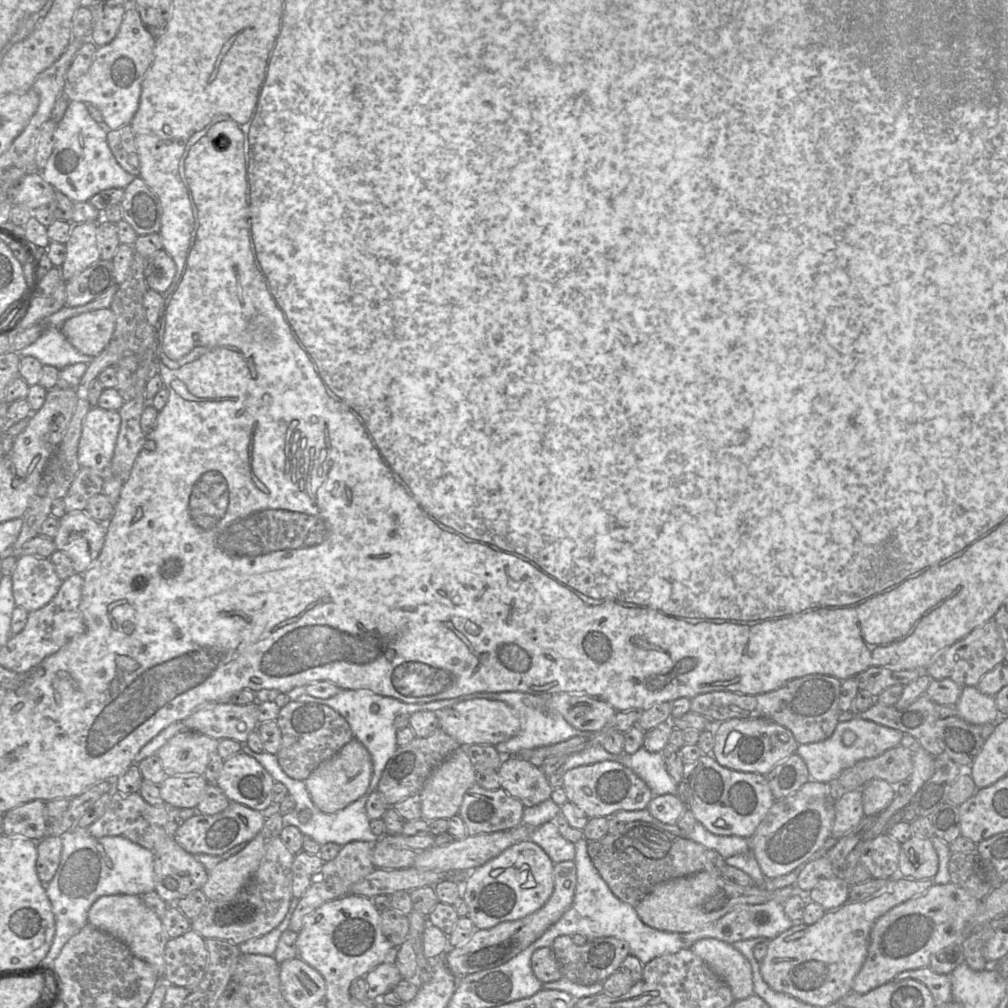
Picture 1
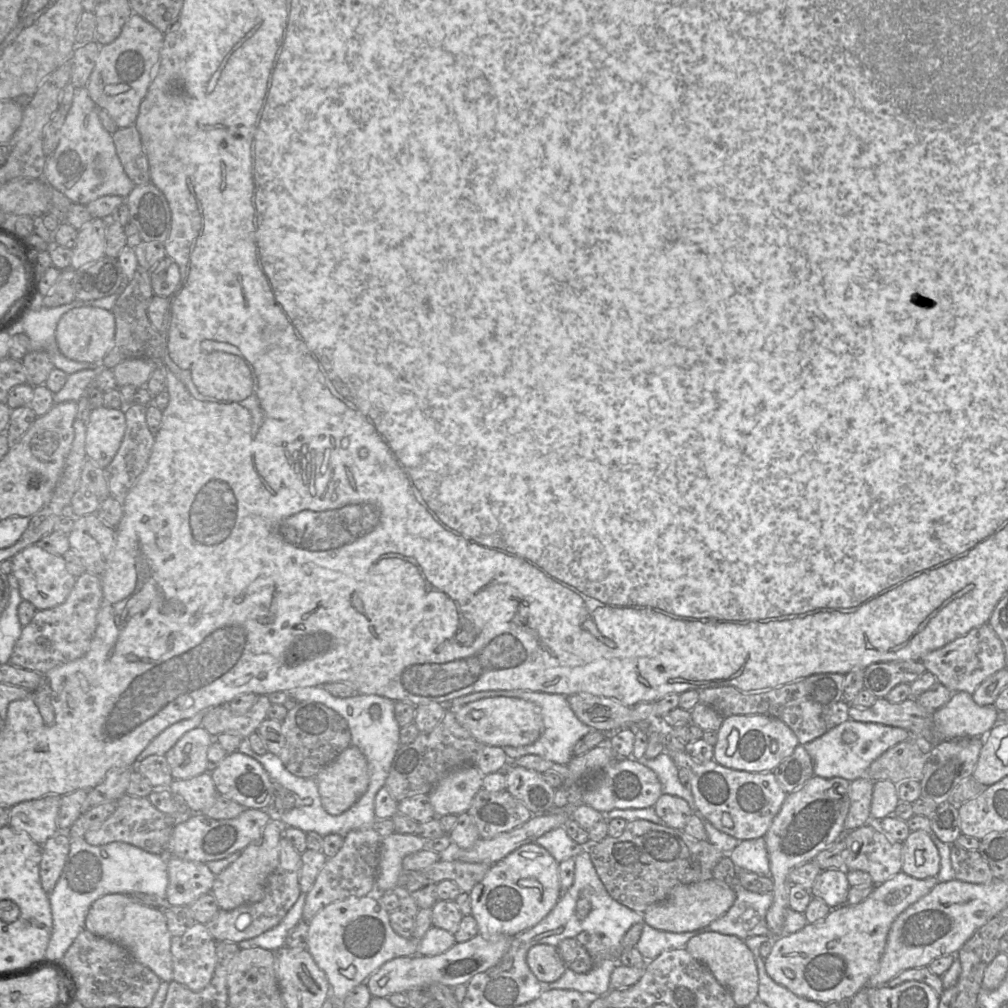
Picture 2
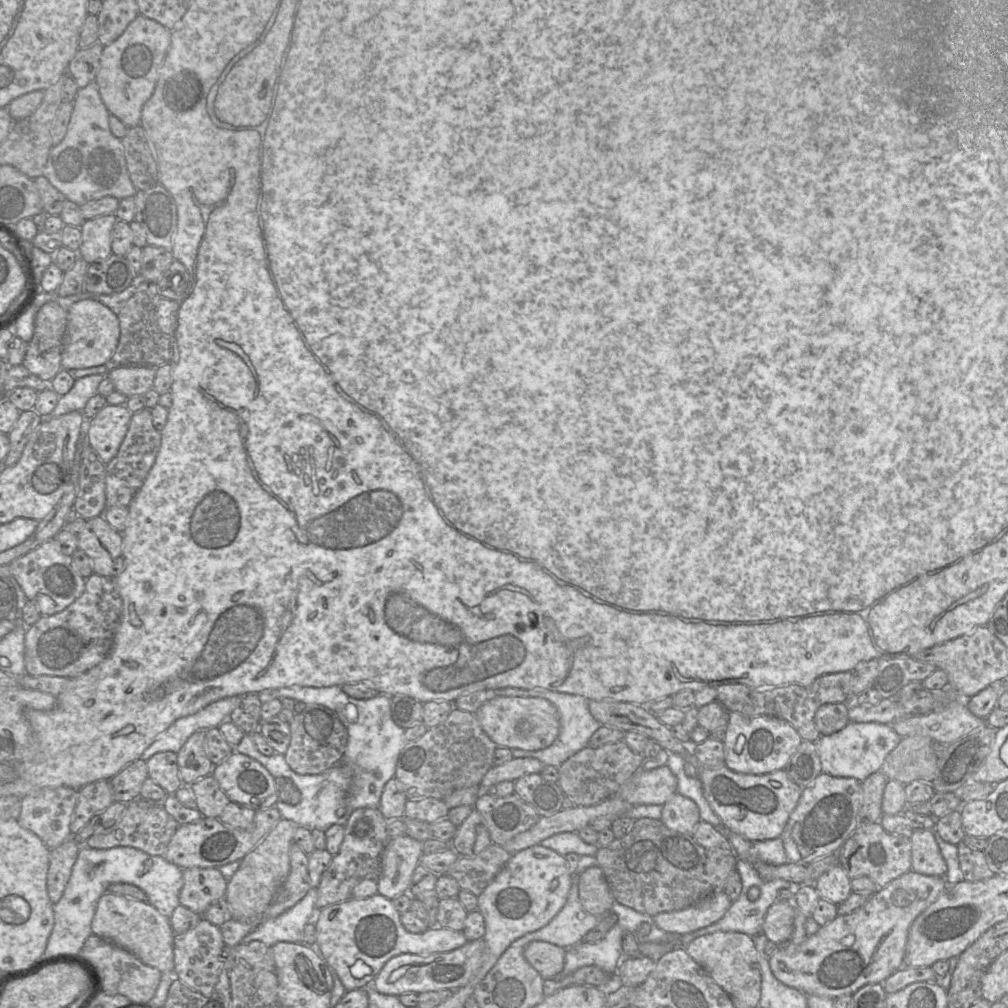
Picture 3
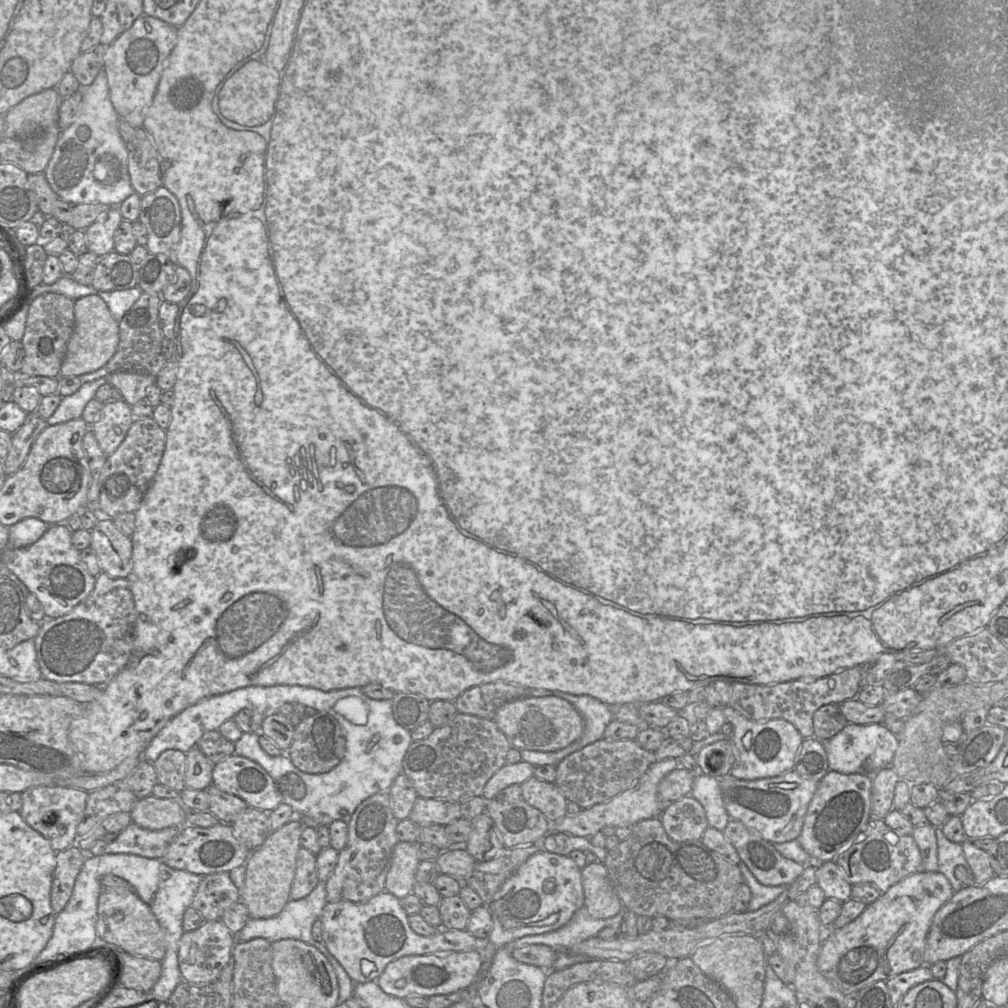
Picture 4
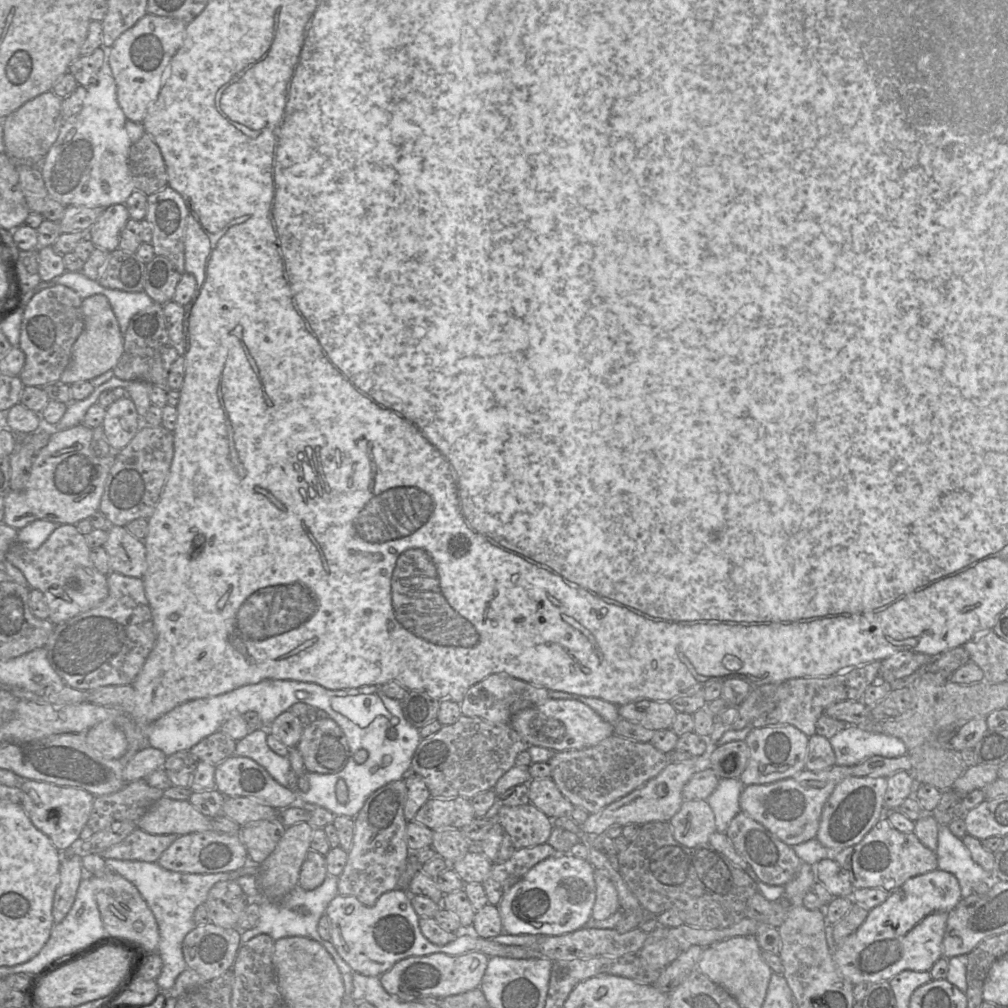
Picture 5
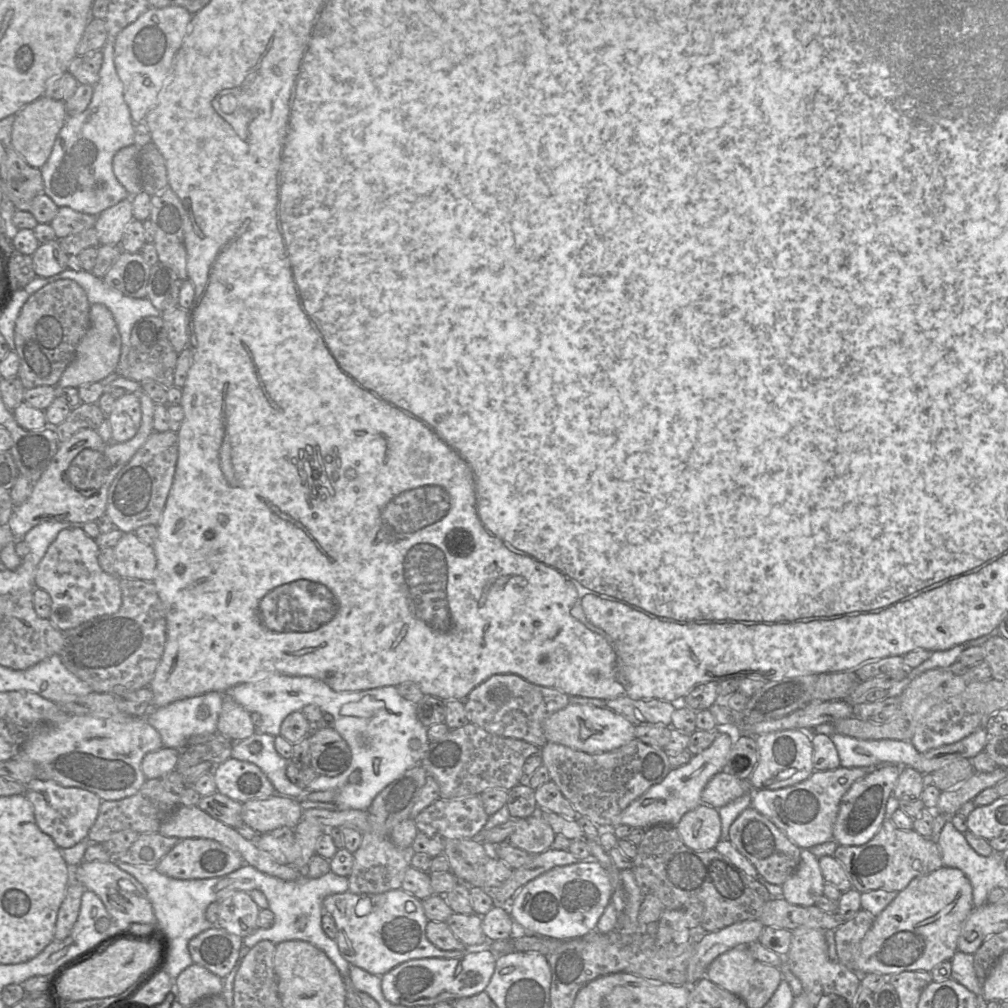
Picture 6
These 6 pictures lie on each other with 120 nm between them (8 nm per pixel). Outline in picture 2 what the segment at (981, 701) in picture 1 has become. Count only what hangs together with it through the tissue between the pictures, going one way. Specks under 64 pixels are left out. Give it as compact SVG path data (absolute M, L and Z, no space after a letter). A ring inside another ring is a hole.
M960 691L953 692L949 701L932 713L933 734L939 739L961 739L969 737L985 737L987 733L998 723L998 710L994 705L980 706L972 697L972 694Z

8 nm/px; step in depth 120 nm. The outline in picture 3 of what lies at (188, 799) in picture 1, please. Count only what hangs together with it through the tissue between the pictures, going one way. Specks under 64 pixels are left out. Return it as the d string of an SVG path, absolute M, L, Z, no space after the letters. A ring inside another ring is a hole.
M212 775L199 779L189 787L195 796L197 809L202 817L219 818L230 802Z

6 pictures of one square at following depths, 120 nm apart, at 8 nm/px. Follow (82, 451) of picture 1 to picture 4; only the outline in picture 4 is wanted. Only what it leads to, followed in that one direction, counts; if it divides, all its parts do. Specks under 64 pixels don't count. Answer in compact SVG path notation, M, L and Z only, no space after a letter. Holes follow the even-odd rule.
M105 402L90 430L107 457L123 442L133 421L131 406L127 402Z

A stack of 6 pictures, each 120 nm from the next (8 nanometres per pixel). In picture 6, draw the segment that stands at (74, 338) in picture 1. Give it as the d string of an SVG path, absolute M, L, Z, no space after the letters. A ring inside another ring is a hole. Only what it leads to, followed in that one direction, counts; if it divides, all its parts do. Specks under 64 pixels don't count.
M102 304L90 305L90 327L77 346L72 362L62 374L57 386L79 388L84 384L100 382L116 372L121 352L121 337L110 310Z

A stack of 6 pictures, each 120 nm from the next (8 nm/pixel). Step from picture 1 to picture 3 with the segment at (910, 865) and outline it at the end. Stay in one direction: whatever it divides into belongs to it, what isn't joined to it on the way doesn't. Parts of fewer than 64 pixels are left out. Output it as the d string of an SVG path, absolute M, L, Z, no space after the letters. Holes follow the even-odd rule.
M915 829L911 841L911 870L928 876L944 877L946 862L936 843L933 830Z

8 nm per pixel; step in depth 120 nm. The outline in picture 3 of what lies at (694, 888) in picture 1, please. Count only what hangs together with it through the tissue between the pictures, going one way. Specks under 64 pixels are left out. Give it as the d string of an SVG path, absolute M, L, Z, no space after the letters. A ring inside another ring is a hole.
M724 891L715 892L686 909L657 914L653 917L653 922L669 934L684 935L720 920L730 908L731 903Z

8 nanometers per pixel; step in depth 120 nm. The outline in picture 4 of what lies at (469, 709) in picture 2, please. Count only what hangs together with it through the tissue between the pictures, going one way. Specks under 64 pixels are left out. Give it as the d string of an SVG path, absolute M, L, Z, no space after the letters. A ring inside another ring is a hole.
M524 697L503 704L493 718L511 746L518 750L558 751L581 737L584 721L567 700L555 697Z

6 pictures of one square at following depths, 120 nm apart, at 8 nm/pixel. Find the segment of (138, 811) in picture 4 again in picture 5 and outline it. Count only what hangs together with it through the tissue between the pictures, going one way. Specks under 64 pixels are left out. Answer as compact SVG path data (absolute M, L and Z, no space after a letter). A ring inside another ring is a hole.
M164 796L155 802L137 821L137 827L152 835L175 834L182 836L213 830L212 819L200 813L189 801L173 800Z

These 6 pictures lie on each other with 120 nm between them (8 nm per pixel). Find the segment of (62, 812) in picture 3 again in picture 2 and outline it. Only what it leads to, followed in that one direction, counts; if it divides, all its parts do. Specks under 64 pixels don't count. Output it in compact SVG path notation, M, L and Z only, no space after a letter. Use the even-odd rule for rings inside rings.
M47 795L15 804L10 808L9 826L25 831L37 844L43 845L58 832L61 797Z

